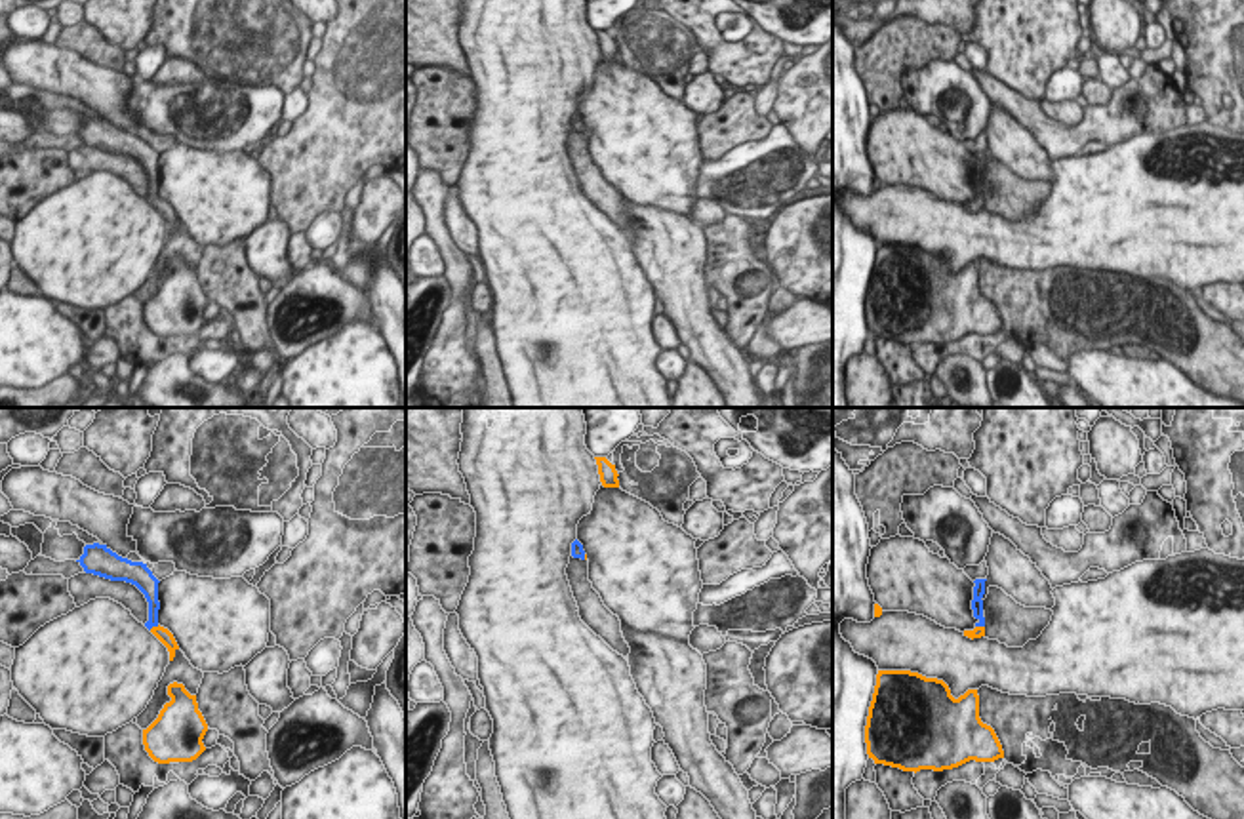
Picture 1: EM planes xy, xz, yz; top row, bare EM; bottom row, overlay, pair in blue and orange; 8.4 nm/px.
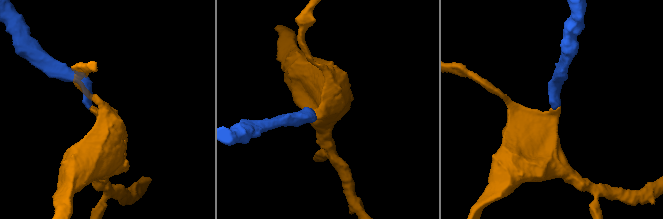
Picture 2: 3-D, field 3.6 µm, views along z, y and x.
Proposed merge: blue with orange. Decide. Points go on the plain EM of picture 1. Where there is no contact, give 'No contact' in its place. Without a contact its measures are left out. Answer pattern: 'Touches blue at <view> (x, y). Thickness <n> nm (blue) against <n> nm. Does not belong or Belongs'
Touches blue at xy (153, 199). Thickness 100 nm (blue) against 120 nm. Belongs.

